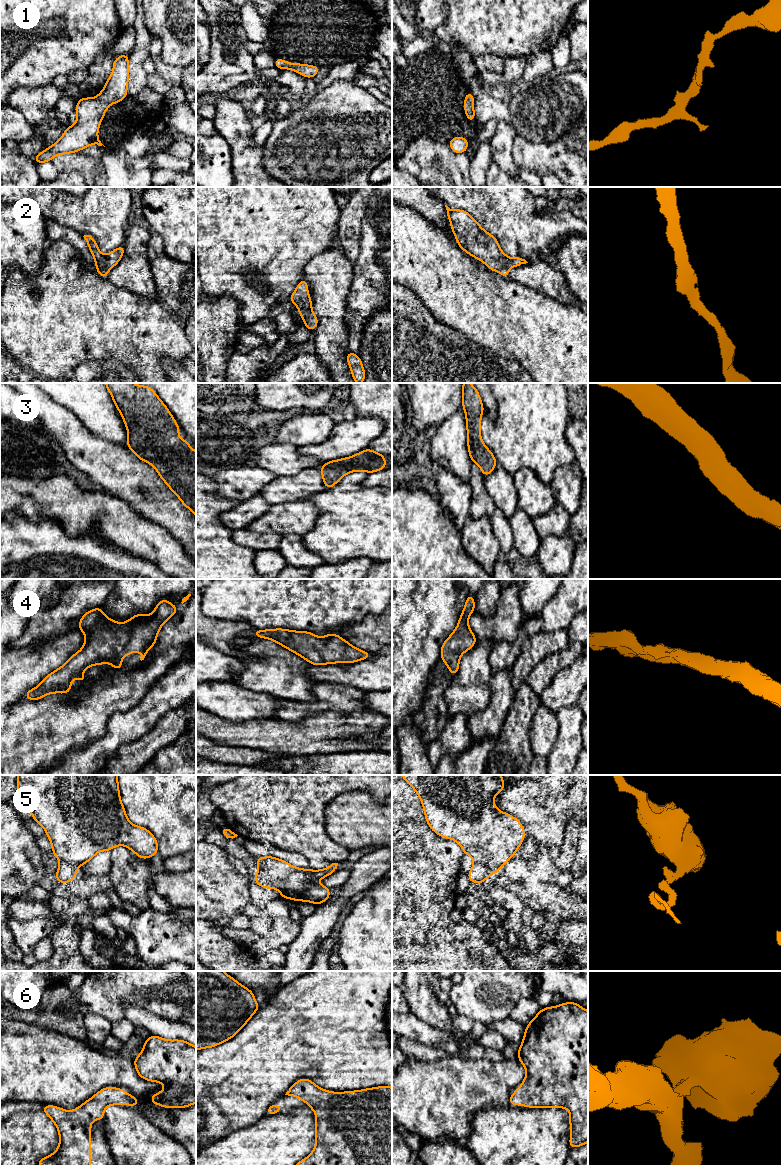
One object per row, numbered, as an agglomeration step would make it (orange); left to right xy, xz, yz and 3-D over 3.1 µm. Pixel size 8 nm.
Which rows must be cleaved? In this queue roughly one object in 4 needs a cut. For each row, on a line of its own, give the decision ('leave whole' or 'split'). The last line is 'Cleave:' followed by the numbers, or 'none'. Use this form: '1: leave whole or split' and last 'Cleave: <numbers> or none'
1: leave whole
2: leave whole
3: leave whole
4: leave whole
5: split
6: leave whole
Cleave: 5

